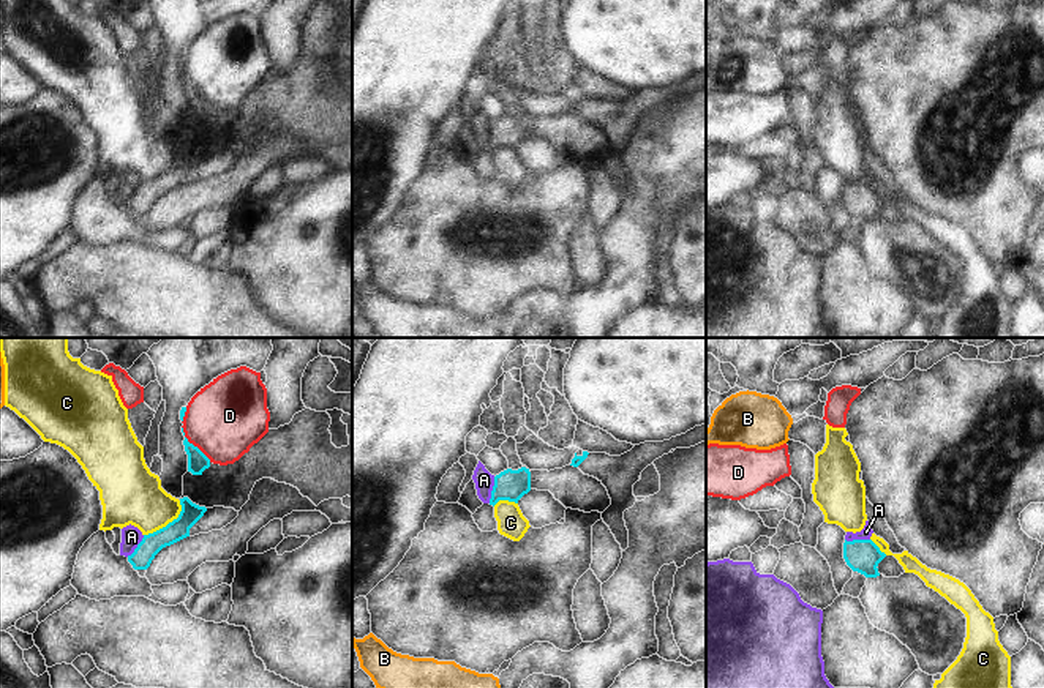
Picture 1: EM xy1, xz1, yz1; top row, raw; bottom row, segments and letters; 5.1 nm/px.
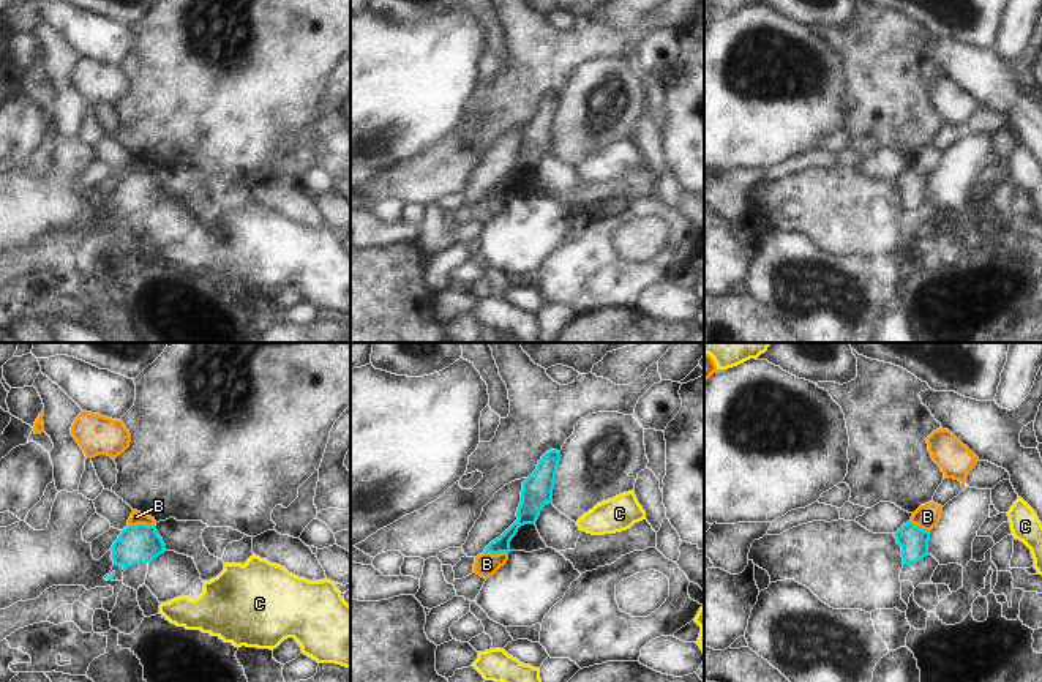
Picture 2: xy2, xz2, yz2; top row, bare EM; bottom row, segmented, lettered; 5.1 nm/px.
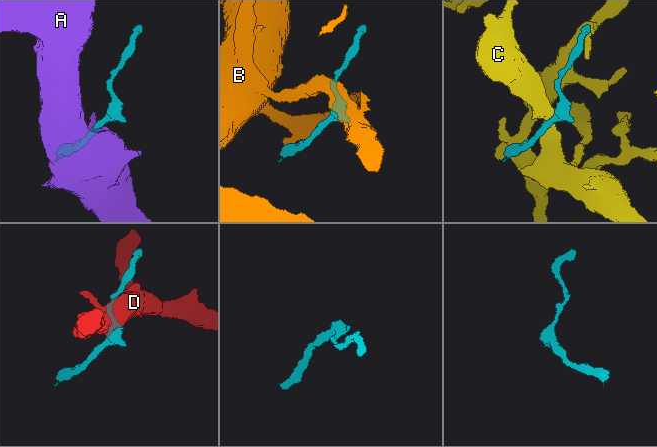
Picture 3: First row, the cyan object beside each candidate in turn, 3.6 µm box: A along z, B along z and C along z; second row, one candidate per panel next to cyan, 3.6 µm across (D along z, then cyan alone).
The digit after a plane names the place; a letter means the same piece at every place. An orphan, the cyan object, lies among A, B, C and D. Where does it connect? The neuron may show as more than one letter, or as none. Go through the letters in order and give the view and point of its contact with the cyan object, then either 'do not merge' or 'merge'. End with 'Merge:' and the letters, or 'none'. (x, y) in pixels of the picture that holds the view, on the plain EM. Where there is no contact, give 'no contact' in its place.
A: contact xz1 (493, 136); do not merge
B: contact xy2 (141, 171); do not merge
C: contact xy1 (169, 169); do not merge
D: contact xy1 (191, 90); do not merge
Merge: none

